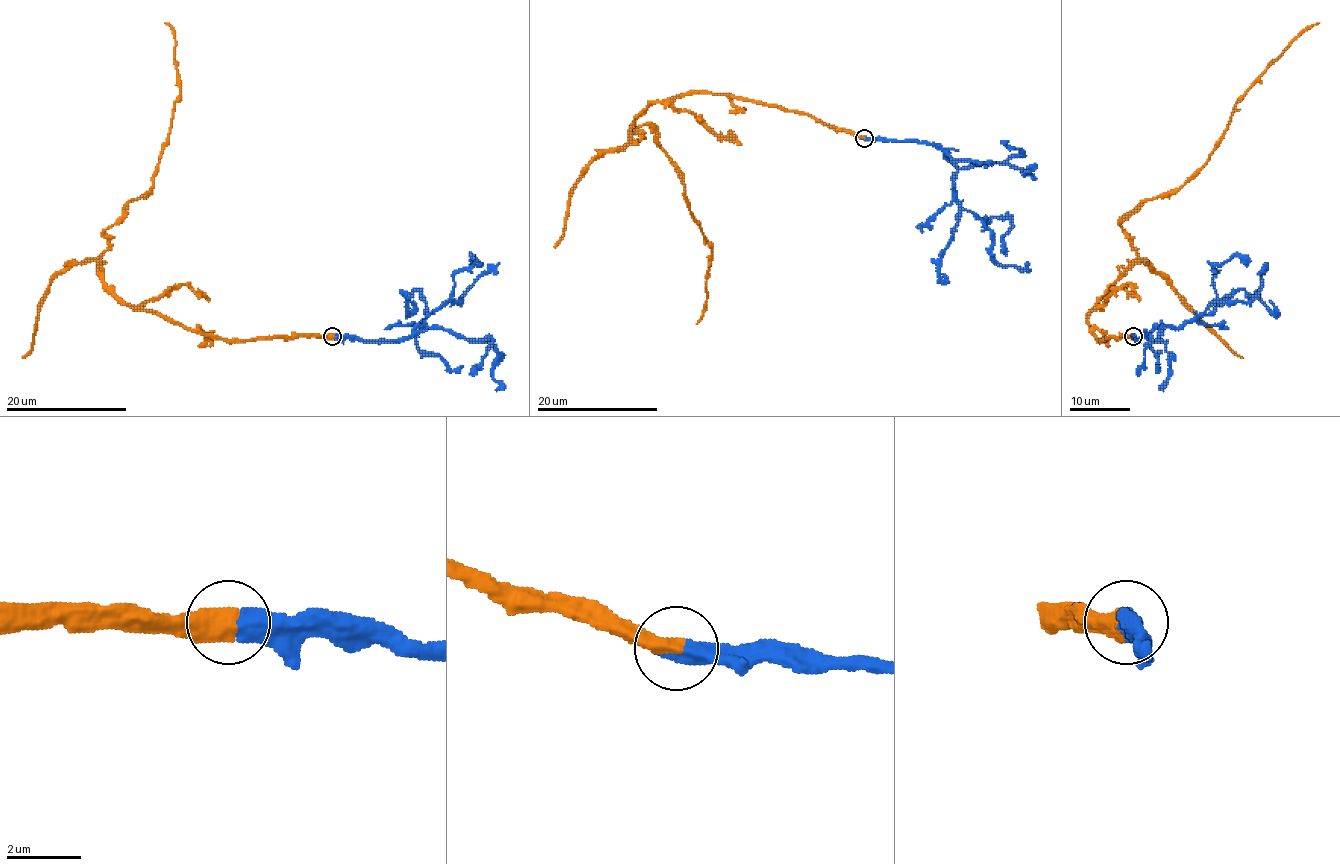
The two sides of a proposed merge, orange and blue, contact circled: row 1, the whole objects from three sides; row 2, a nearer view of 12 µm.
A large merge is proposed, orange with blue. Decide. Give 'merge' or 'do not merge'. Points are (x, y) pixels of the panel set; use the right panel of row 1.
merge

